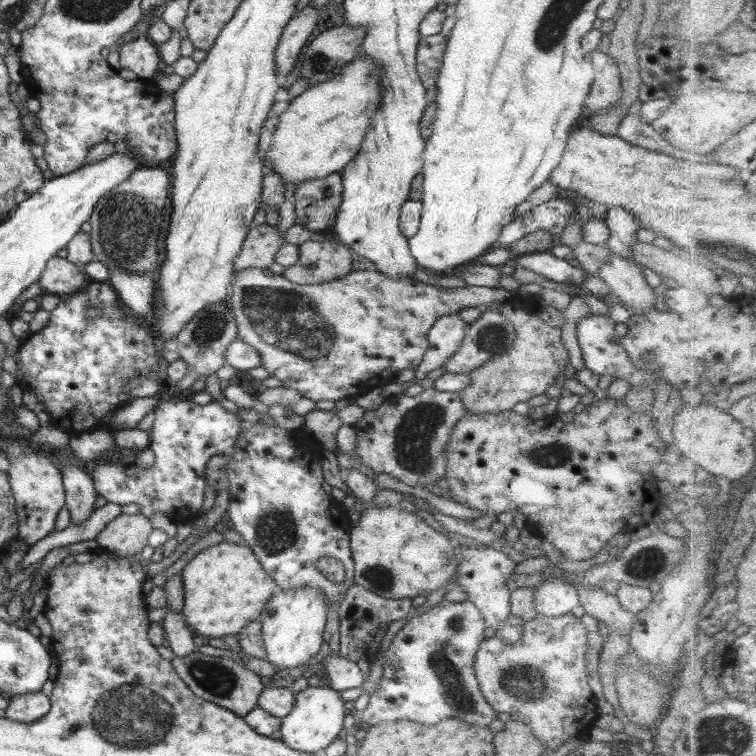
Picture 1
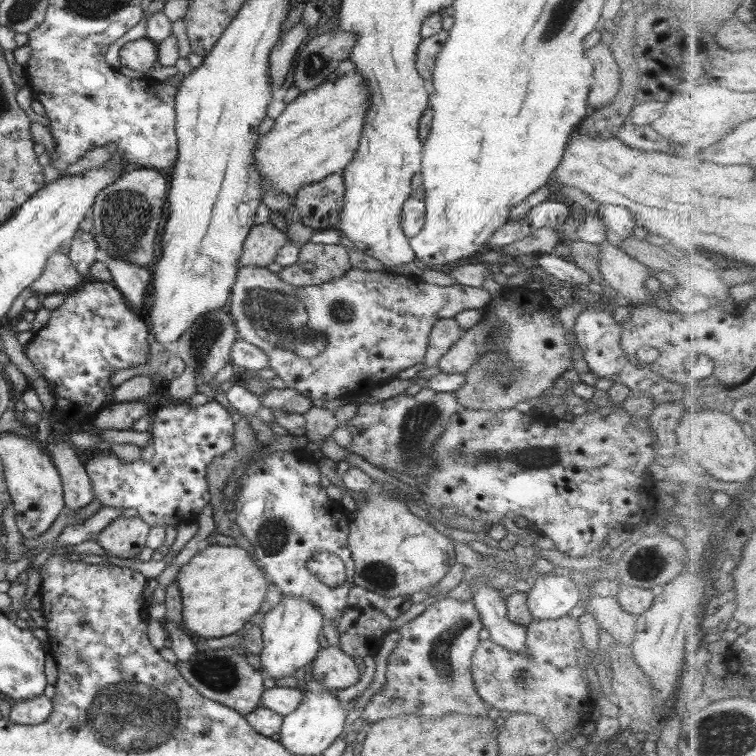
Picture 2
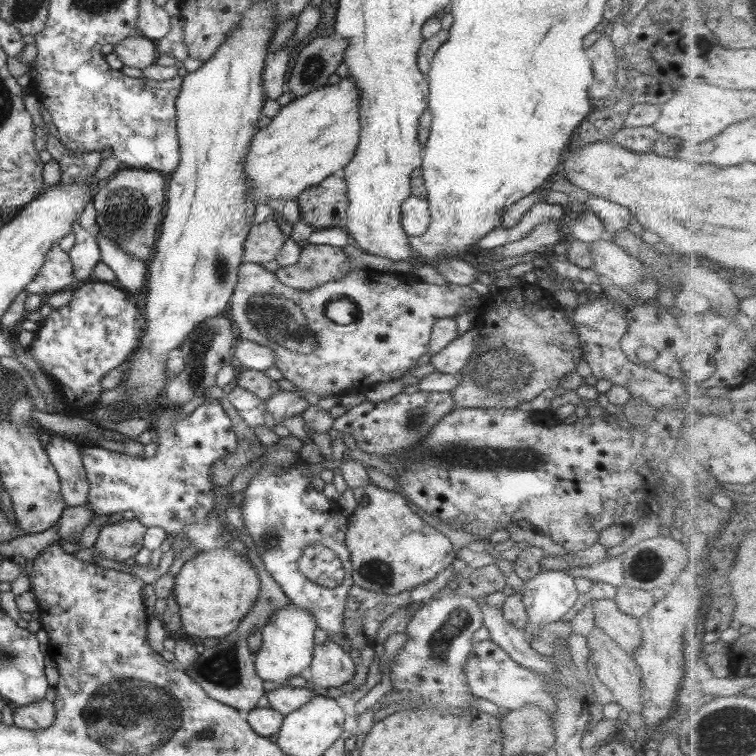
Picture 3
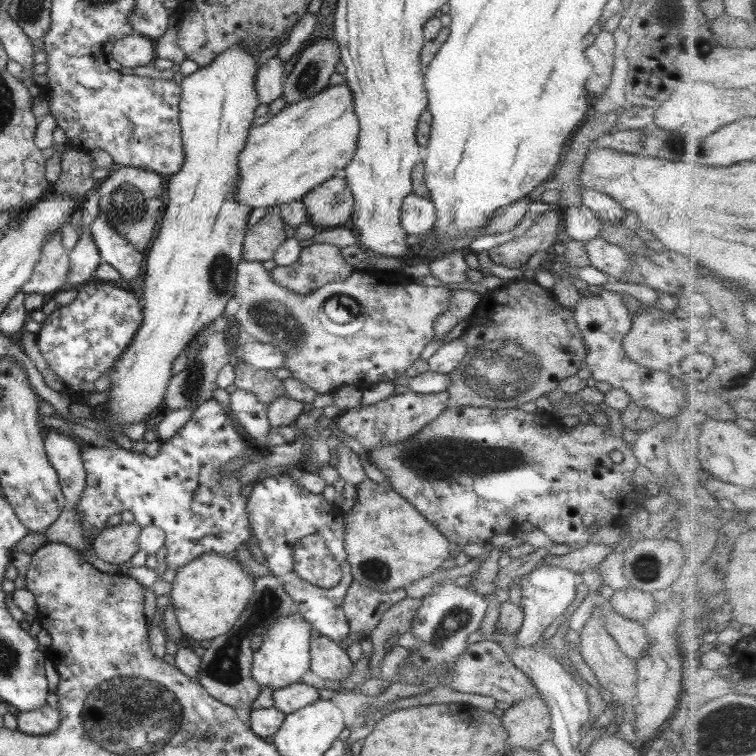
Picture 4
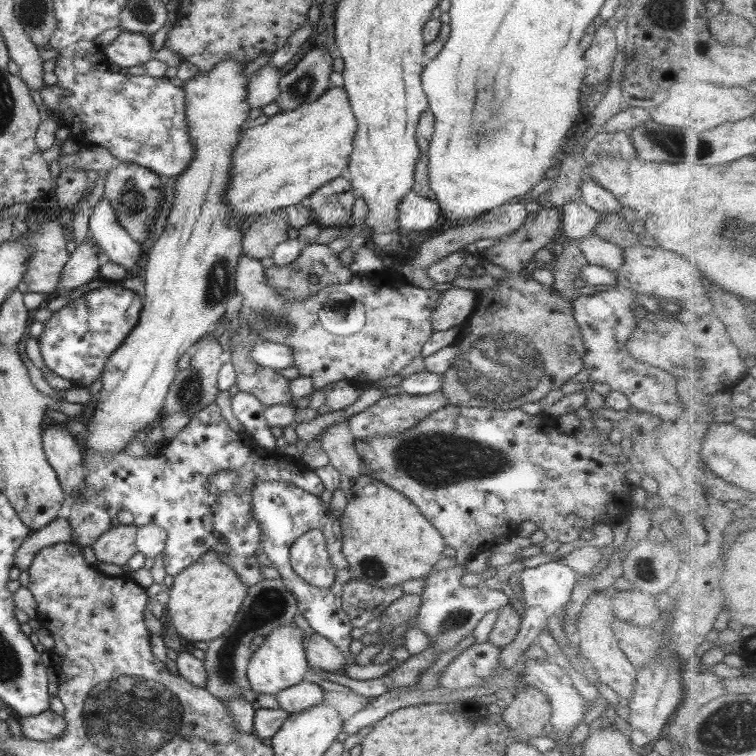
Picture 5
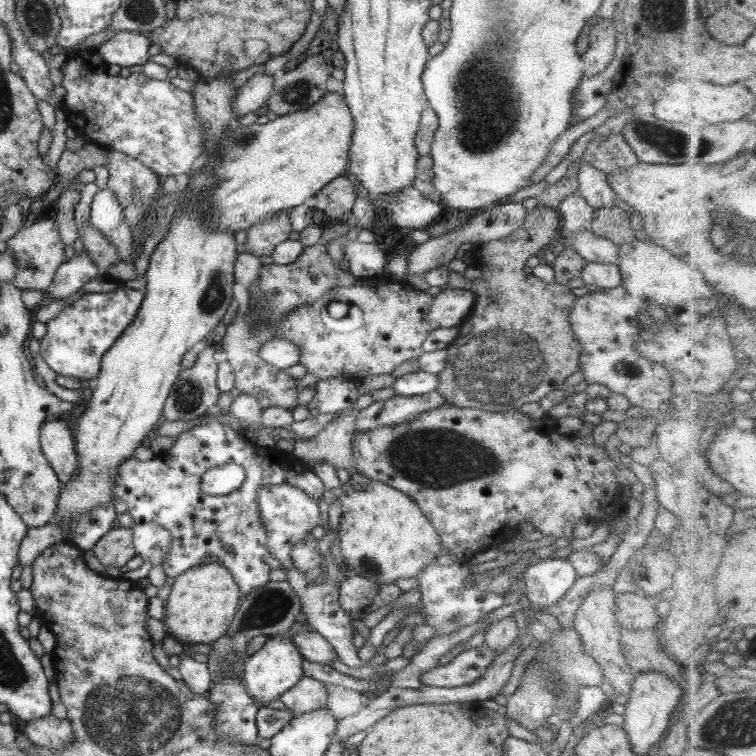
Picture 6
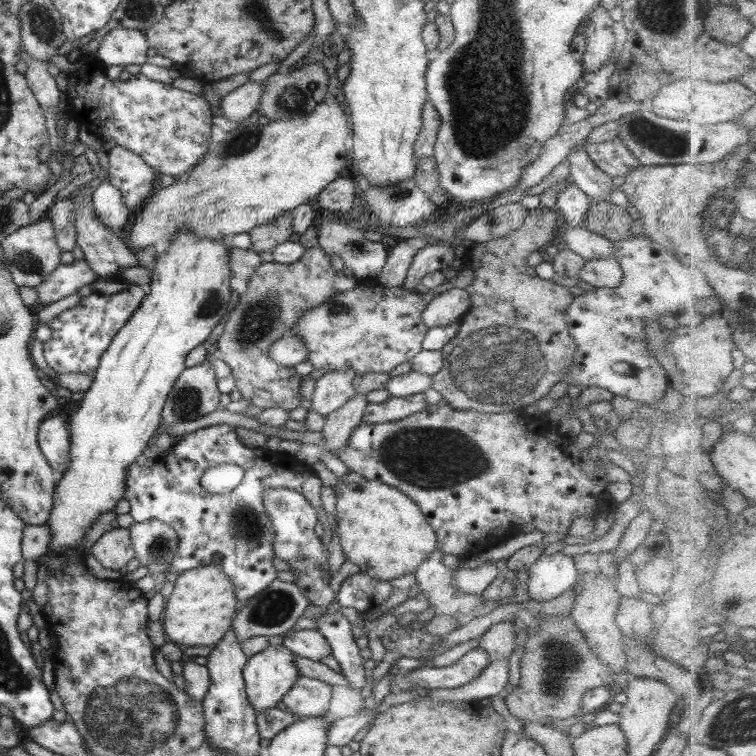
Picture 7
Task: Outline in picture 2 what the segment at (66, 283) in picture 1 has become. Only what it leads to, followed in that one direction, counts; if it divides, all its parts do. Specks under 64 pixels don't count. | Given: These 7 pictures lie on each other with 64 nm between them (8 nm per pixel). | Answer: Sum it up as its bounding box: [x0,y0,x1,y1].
[28,252,80,297]

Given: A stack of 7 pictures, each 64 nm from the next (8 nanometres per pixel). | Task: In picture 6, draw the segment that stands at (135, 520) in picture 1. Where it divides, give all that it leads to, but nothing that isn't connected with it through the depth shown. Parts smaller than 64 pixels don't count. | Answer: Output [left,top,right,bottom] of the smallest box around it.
[91,527,135,568]

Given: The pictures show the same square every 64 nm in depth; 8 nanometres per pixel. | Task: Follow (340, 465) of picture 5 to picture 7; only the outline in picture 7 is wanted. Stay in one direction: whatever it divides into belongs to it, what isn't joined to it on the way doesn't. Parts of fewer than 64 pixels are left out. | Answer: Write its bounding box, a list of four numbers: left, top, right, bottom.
[294,393,368,465]

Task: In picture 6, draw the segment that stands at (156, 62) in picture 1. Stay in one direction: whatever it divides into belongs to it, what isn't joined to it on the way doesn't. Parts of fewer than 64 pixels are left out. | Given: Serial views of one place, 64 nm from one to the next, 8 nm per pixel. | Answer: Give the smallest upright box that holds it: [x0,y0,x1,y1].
[96,31,150,66]

